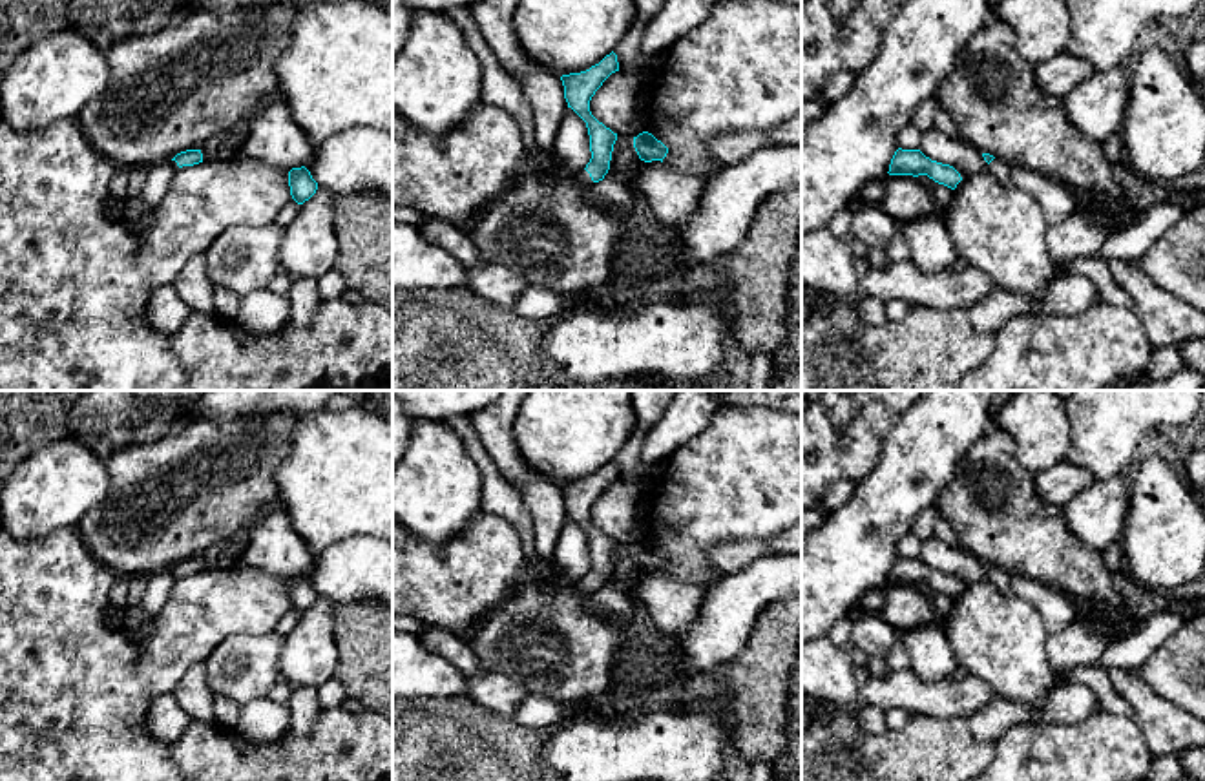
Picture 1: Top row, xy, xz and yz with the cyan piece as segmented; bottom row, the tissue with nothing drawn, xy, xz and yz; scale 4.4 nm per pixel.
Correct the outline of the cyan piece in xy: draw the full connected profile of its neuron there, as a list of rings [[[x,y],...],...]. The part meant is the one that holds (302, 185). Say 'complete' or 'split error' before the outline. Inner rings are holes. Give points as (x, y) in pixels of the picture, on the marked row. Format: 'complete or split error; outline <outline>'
complete; outline [[[305,166],[292,168],[288,172],[288,186],[290,195],[298,204],[309,201],[318,190],[318,182],[312,179],[310,172]]]

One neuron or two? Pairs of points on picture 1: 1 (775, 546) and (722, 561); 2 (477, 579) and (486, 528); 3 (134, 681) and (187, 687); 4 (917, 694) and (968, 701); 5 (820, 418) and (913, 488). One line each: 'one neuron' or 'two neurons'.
1: one neuron
2: one neuron
3: two neurons
4: one neuron
5: two neurons

